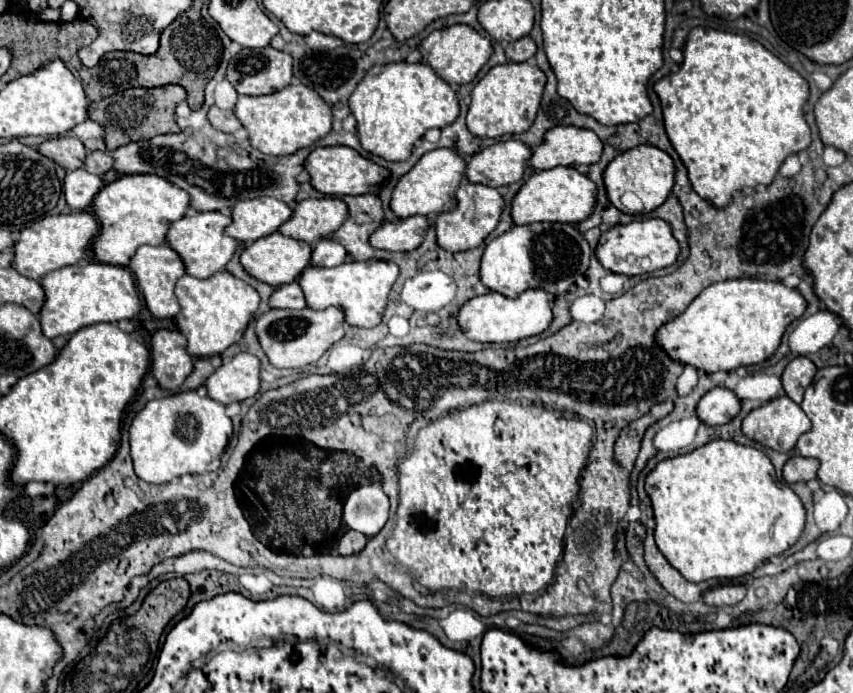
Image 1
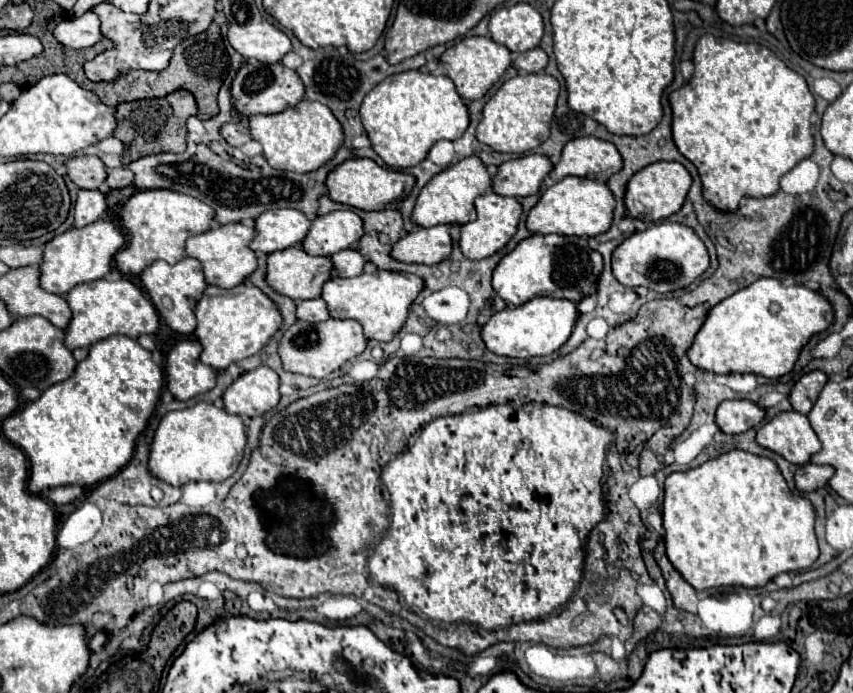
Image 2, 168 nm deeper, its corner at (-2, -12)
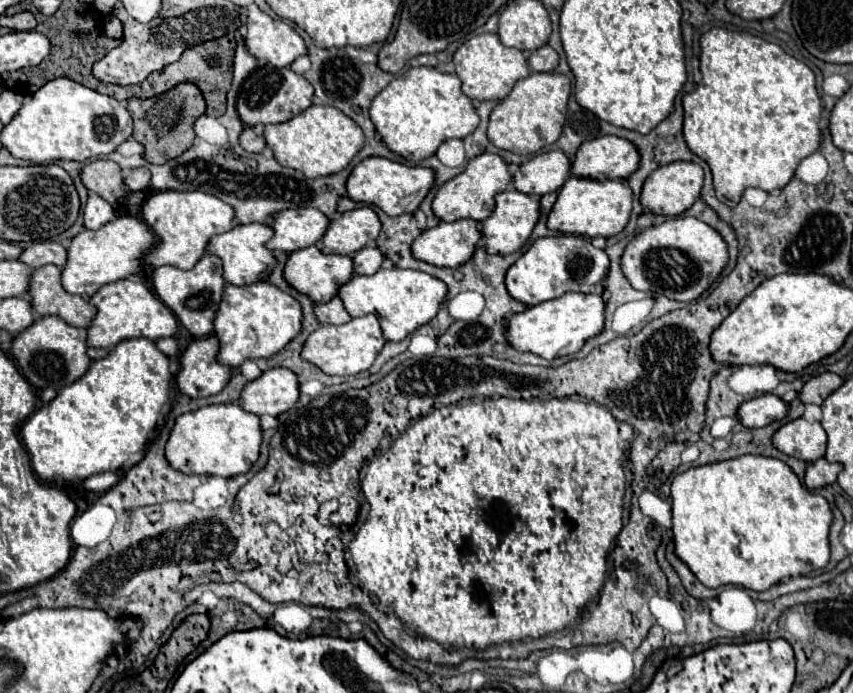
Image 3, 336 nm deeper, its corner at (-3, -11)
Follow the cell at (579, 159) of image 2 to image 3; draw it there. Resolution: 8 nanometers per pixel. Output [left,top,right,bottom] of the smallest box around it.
[570,135,638,179]

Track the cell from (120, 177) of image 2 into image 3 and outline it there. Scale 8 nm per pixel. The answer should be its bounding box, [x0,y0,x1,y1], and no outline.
[124,167,148,191]

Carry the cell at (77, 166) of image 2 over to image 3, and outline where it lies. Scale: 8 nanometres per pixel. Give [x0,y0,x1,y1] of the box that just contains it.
[80,159,126,205]

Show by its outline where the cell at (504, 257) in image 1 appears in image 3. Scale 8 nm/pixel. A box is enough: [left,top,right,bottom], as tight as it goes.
[506,235,608,305]

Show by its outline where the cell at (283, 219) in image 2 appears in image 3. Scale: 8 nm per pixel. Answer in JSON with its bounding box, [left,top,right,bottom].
[266,209,328,251]

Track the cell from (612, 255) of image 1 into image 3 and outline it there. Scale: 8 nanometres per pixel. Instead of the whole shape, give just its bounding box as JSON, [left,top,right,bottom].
[622,217,728,301]

